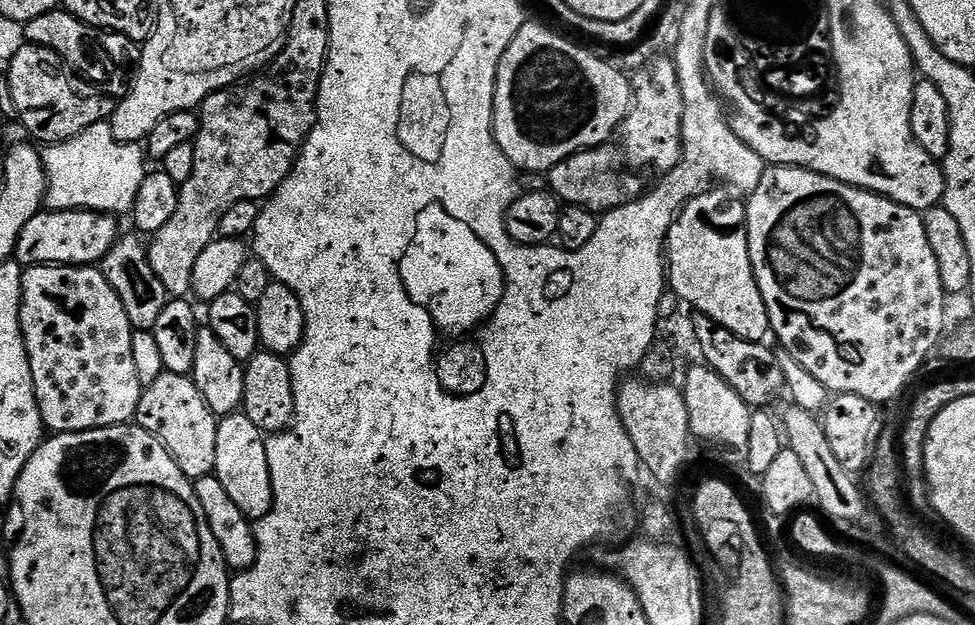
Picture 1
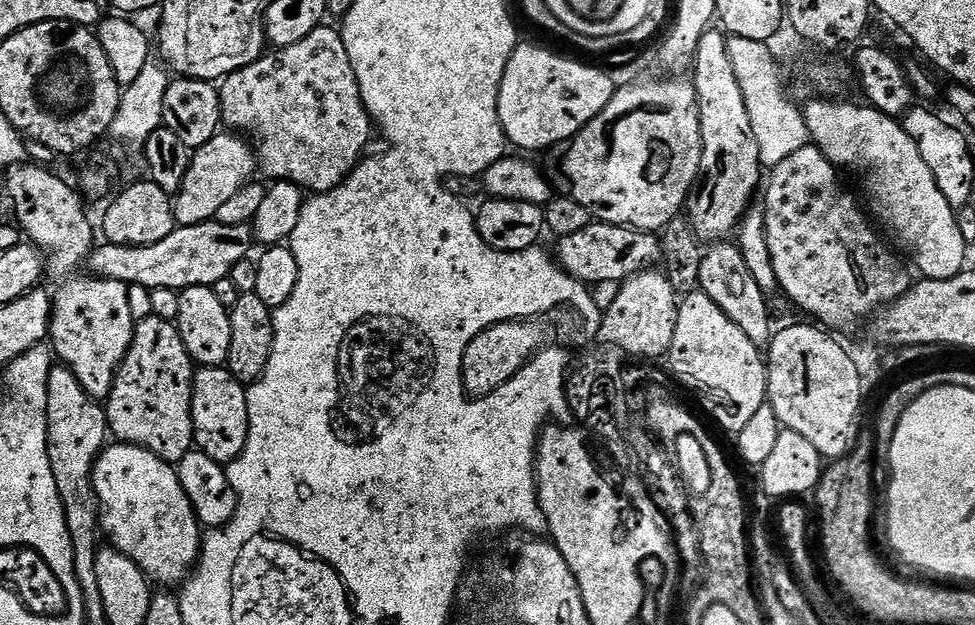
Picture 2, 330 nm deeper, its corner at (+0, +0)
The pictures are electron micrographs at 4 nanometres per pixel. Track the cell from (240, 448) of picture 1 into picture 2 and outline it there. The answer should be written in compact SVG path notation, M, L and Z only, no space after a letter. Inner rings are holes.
M227 367L195 369L192 378L192 425L194 444L214 462L227 465L246 446L250 423L250 396L245 385L230 375Z

